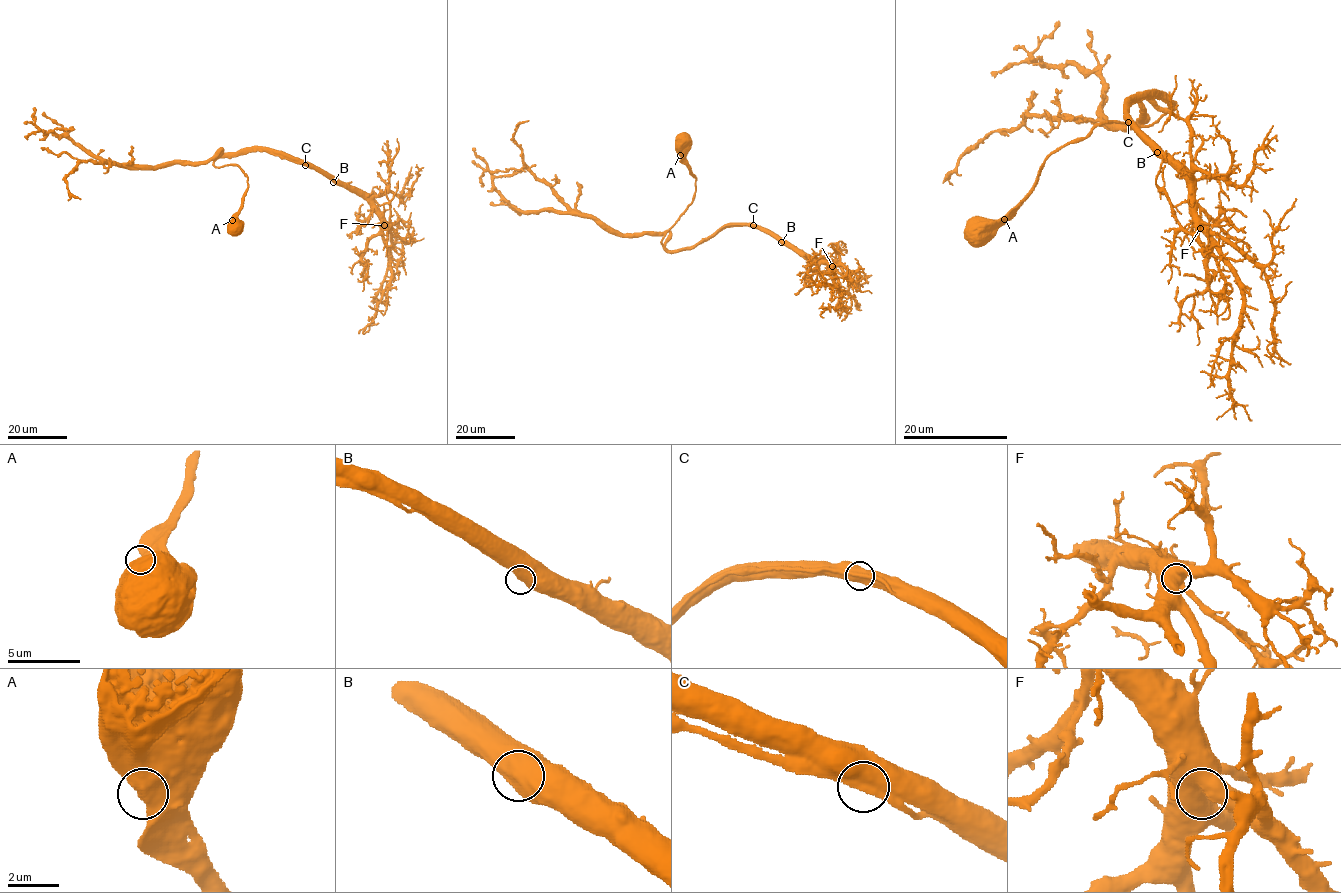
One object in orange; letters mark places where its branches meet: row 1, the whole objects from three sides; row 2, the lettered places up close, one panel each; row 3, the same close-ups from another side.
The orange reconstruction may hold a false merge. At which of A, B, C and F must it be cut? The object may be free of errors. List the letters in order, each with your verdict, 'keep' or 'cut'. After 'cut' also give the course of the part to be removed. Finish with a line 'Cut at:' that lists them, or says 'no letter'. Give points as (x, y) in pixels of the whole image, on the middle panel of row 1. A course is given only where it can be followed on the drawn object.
A: keep
B: keep
C: keep
F: keep
Cut at: no letter

